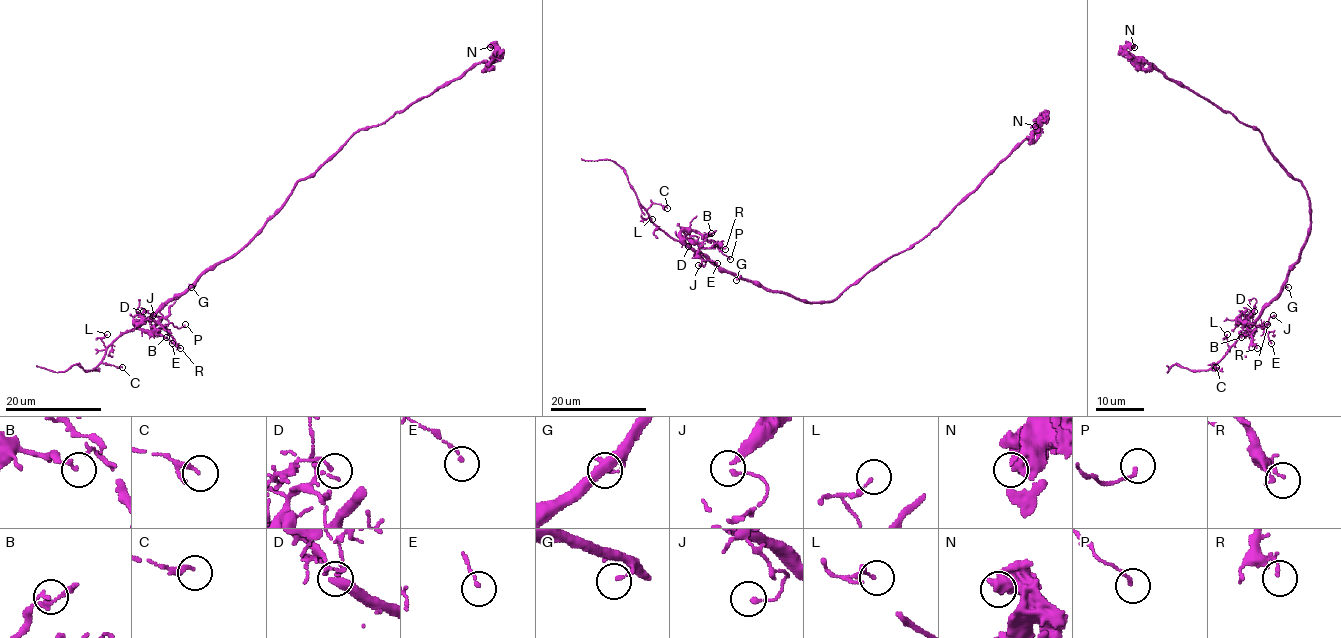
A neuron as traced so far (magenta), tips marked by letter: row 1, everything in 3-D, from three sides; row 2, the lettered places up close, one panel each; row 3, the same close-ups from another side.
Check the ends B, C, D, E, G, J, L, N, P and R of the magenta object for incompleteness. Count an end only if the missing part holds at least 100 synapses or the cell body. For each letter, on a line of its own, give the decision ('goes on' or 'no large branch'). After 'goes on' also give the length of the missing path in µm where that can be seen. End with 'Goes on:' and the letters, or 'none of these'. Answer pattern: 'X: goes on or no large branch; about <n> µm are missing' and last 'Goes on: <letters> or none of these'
B: no large branch
C: no large branch
D: no large branch
E: no large branch
G: no large branch
J: no large branch
L: no large branch
N: no large branch
P: no large branch
R: no large branch
Goes on: none of these

